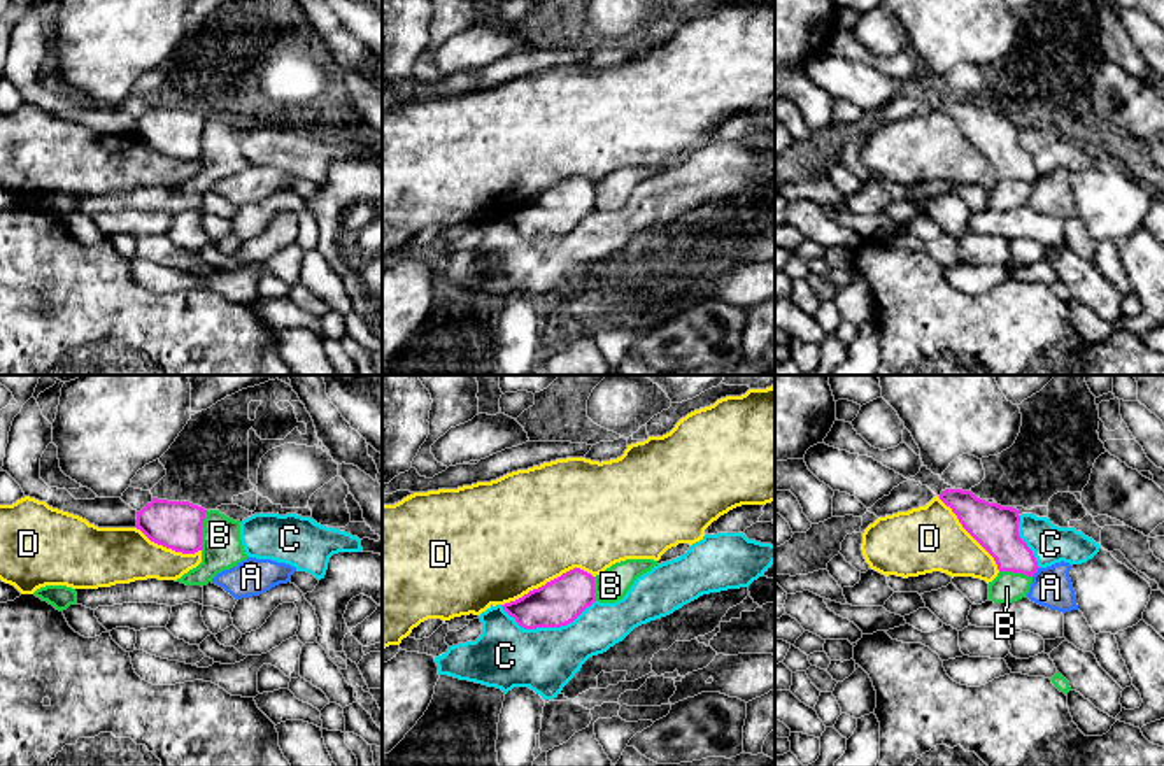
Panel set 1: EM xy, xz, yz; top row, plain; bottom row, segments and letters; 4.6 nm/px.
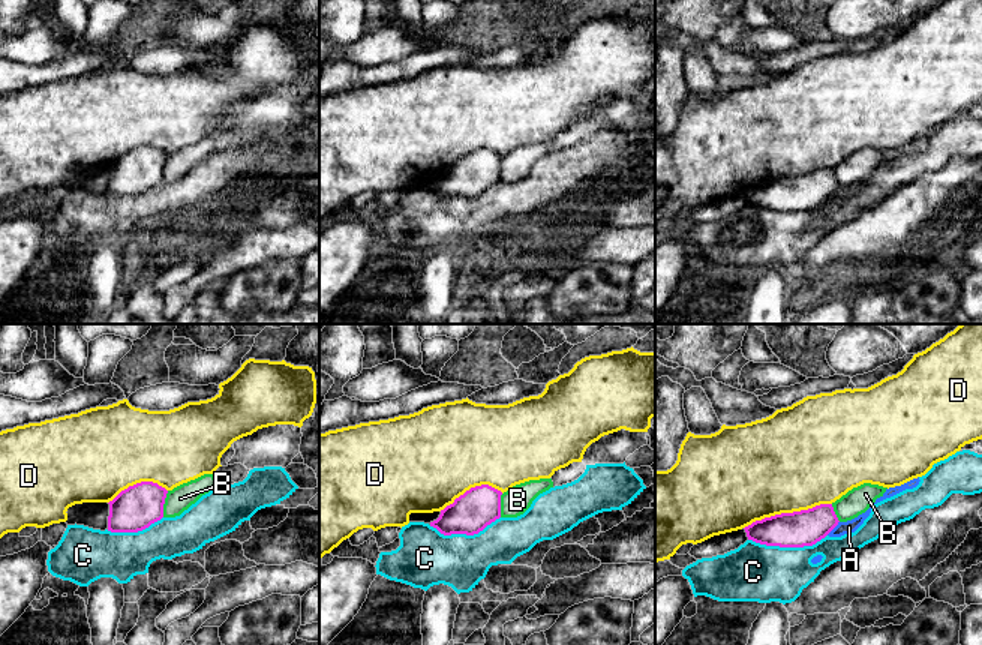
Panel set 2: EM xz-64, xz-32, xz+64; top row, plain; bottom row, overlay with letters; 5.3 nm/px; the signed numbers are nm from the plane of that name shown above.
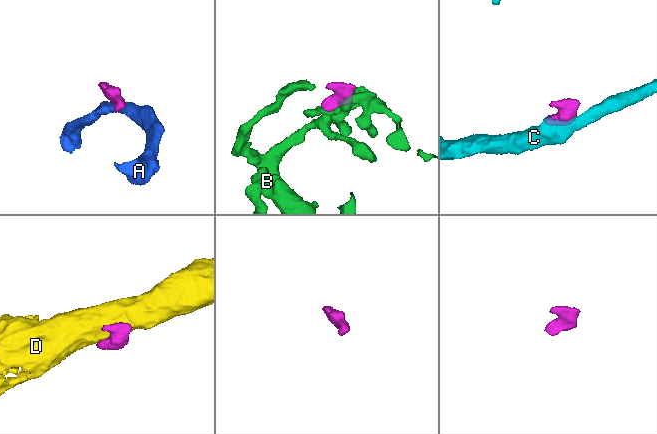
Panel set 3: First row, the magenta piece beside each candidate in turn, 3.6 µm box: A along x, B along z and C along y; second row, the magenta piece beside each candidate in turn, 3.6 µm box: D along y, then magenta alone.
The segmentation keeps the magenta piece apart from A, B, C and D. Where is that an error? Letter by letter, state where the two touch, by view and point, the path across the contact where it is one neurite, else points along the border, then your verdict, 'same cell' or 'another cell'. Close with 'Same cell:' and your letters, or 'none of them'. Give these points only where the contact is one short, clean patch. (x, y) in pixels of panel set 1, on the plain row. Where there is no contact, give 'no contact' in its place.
A: yz (1035, 179) | along yz (1038, 174), (1031, 183) | another cell
B: xy (200, 137) | another cell
C: xz (547, 234) | another cell
D: xz (547, 190) | another cell
Same cell: none of them

